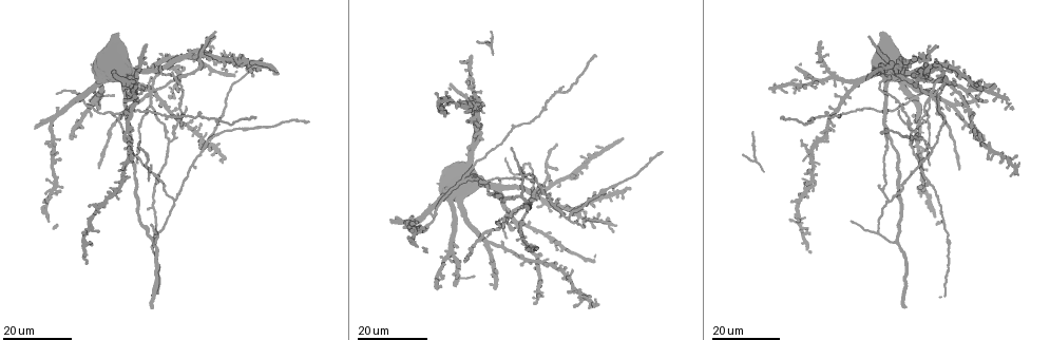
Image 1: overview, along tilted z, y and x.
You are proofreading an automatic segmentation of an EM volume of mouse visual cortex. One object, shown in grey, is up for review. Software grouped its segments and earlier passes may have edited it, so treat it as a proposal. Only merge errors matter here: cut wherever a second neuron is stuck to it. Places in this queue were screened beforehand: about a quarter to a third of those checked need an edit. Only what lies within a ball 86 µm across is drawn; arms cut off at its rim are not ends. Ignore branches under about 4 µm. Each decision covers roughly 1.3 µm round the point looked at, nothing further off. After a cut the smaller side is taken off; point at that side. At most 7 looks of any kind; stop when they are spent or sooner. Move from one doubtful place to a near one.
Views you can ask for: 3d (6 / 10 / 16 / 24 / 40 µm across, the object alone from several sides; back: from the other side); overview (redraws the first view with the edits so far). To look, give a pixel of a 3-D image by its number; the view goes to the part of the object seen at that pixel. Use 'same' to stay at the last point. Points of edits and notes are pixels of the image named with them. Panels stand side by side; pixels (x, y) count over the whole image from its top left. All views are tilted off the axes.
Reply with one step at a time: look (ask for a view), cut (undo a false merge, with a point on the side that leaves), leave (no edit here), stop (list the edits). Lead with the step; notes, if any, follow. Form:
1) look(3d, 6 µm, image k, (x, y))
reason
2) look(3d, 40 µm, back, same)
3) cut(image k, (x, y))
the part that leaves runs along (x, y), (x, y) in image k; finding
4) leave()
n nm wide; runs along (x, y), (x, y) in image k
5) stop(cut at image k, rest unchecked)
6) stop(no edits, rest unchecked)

look(3d, 24 µm, image 1, (909, 125))
four or more arms meet

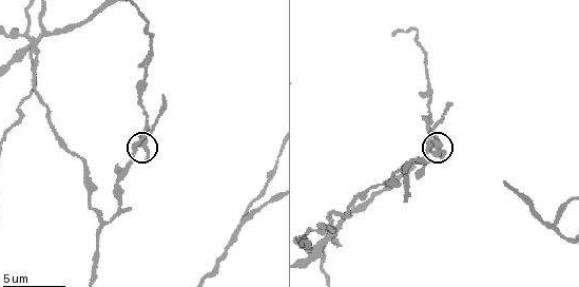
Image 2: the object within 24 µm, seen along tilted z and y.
look(3d, 6 µm, image 2, (430, 144))

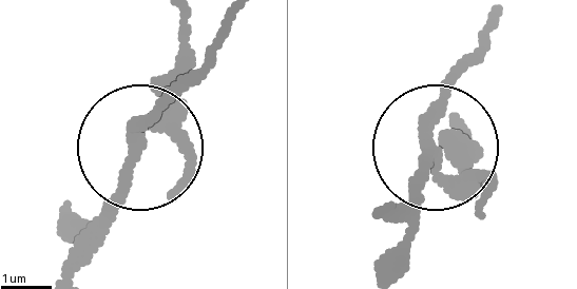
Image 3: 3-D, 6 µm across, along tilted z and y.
cut(image 3, (194, 51))
4 arms; a second neuron is stuck on

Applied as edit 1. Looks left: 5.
look(3d, 6 µm, image 2, (103, 222))
three arms meet

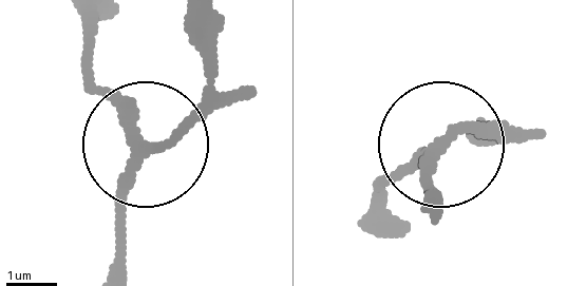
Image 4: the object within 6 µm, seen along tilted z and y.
leave()
3 arms; continuous, no second neuron

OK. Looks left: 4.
look(3d, 16 µm, image 1, (461, 181))

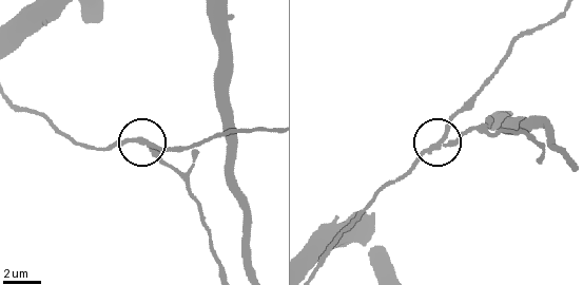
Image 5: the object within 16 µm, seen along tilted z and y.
look(3d, 6 µm, image 5, (444, 137))

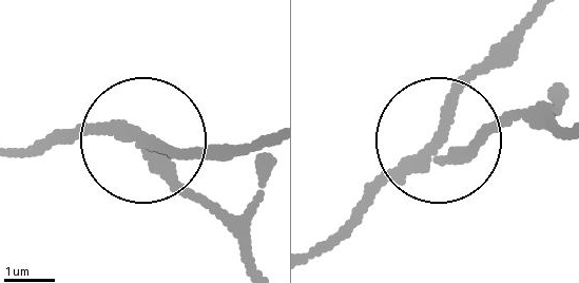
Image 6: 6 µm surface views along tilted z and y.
cut(image 6, (161, 149))
the part that leaves runs along (120, 129), (158, 146), (251, 148) in image 6; two neurons meet here

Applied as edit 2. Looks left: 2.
stop(cut at image 3, cut at image 6, rest unchecked)

